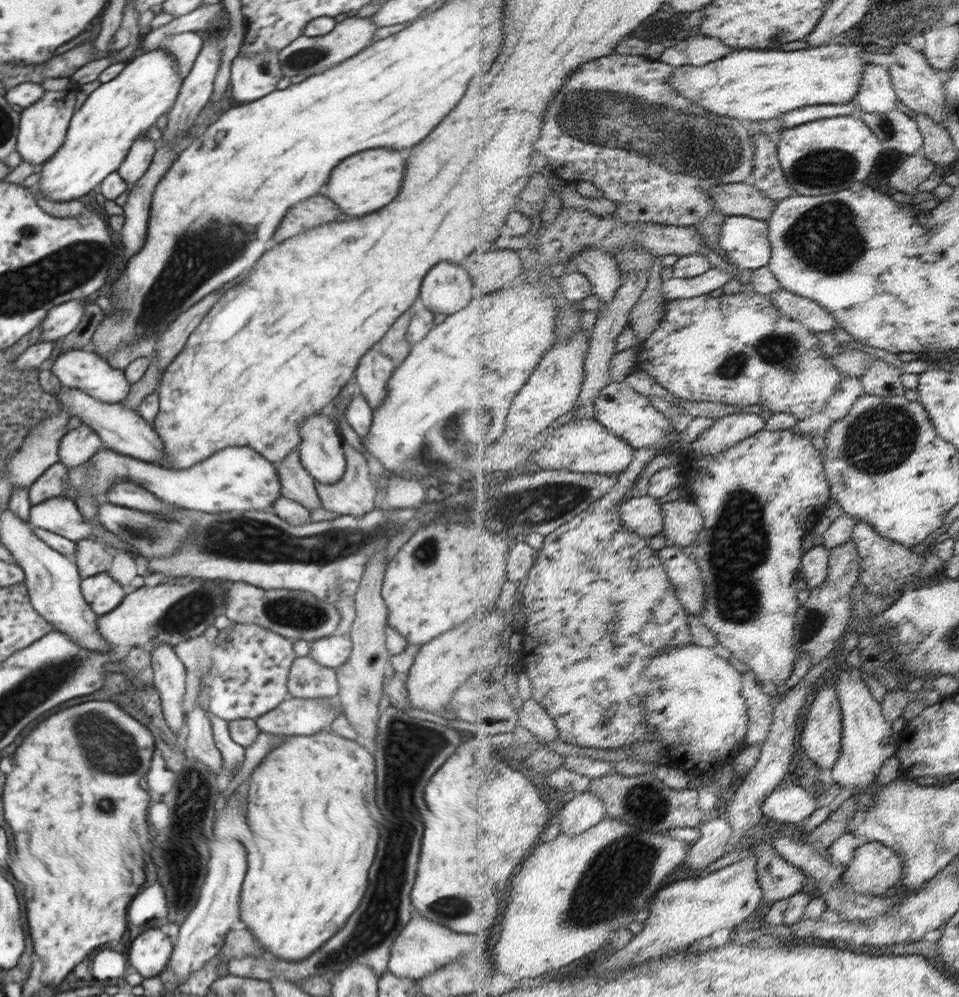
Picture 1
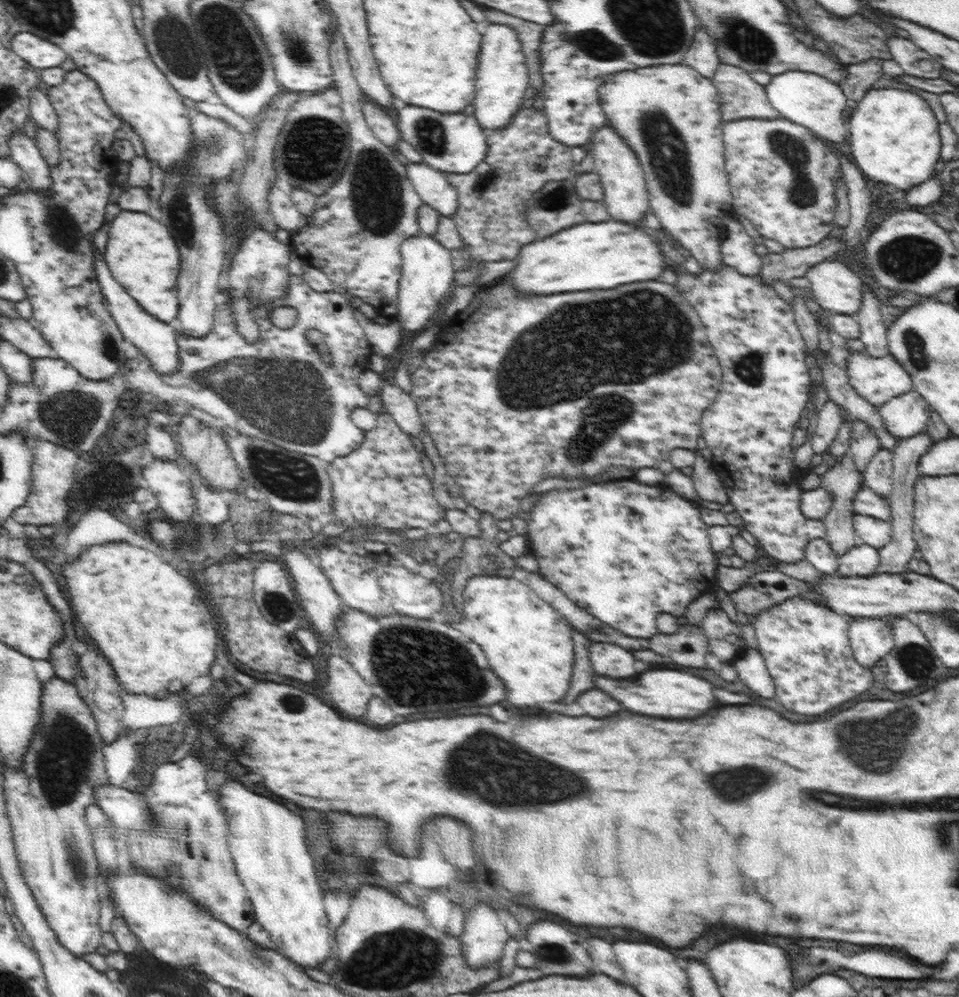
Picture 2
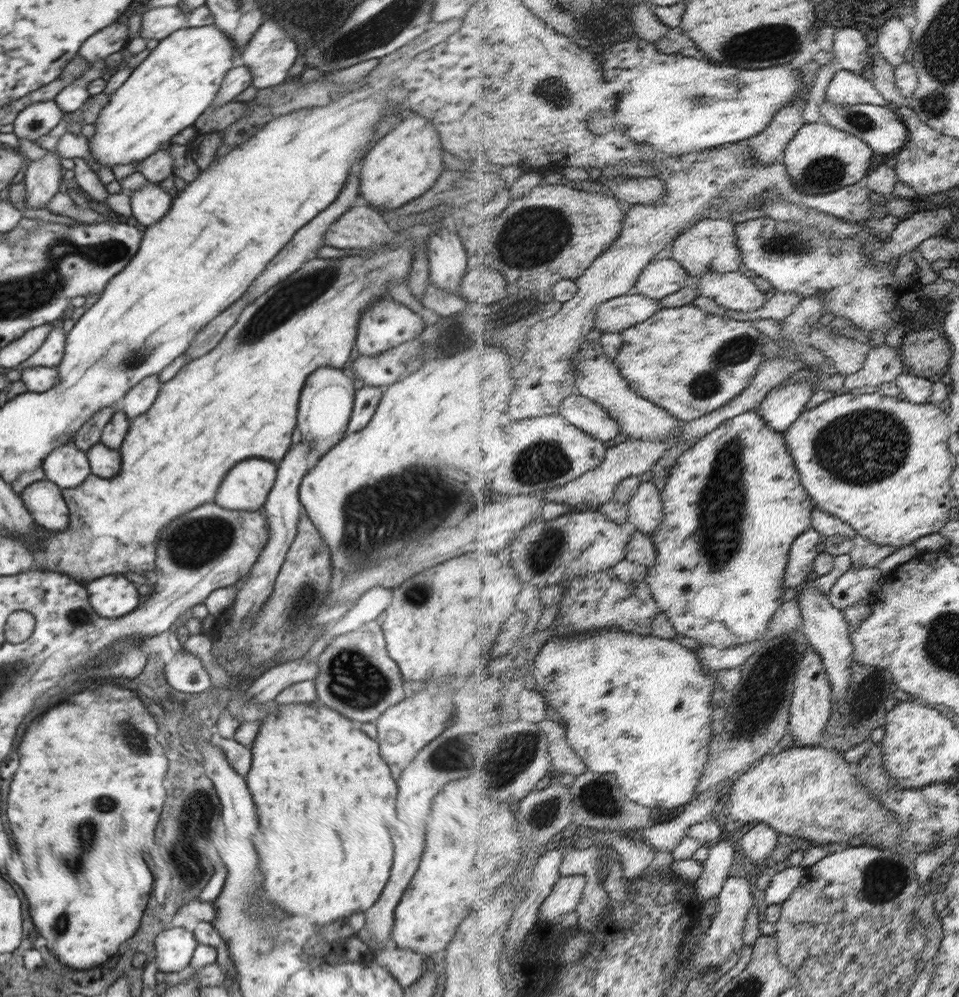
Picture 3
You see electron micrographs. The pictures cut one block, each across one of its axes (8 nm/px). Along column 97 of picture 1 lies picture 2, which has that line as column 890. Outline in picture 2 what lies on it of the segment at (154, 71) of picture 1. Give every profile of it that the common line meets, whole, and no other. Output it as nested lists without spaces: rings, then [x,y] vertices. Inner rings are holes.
[[[892,87],[870,89],[849,116],[850,156],[868,180],[887,189],[906,191],[933,176],[934,166],[941,158],[940,122],[922,97]]]

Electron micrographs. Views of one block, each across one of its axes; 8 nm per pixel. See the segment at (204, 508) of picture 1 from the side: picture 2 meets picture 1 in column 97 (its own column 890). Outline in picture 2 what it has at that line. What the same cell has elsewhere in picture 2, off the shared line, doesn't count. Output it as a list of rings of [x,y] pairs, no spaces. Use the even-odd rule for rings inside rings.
[[[881,448],[868,462],[866,471],[863,473],[864,484],[876,494],[888,498],[893,491],[893,464],[893,453]]]

